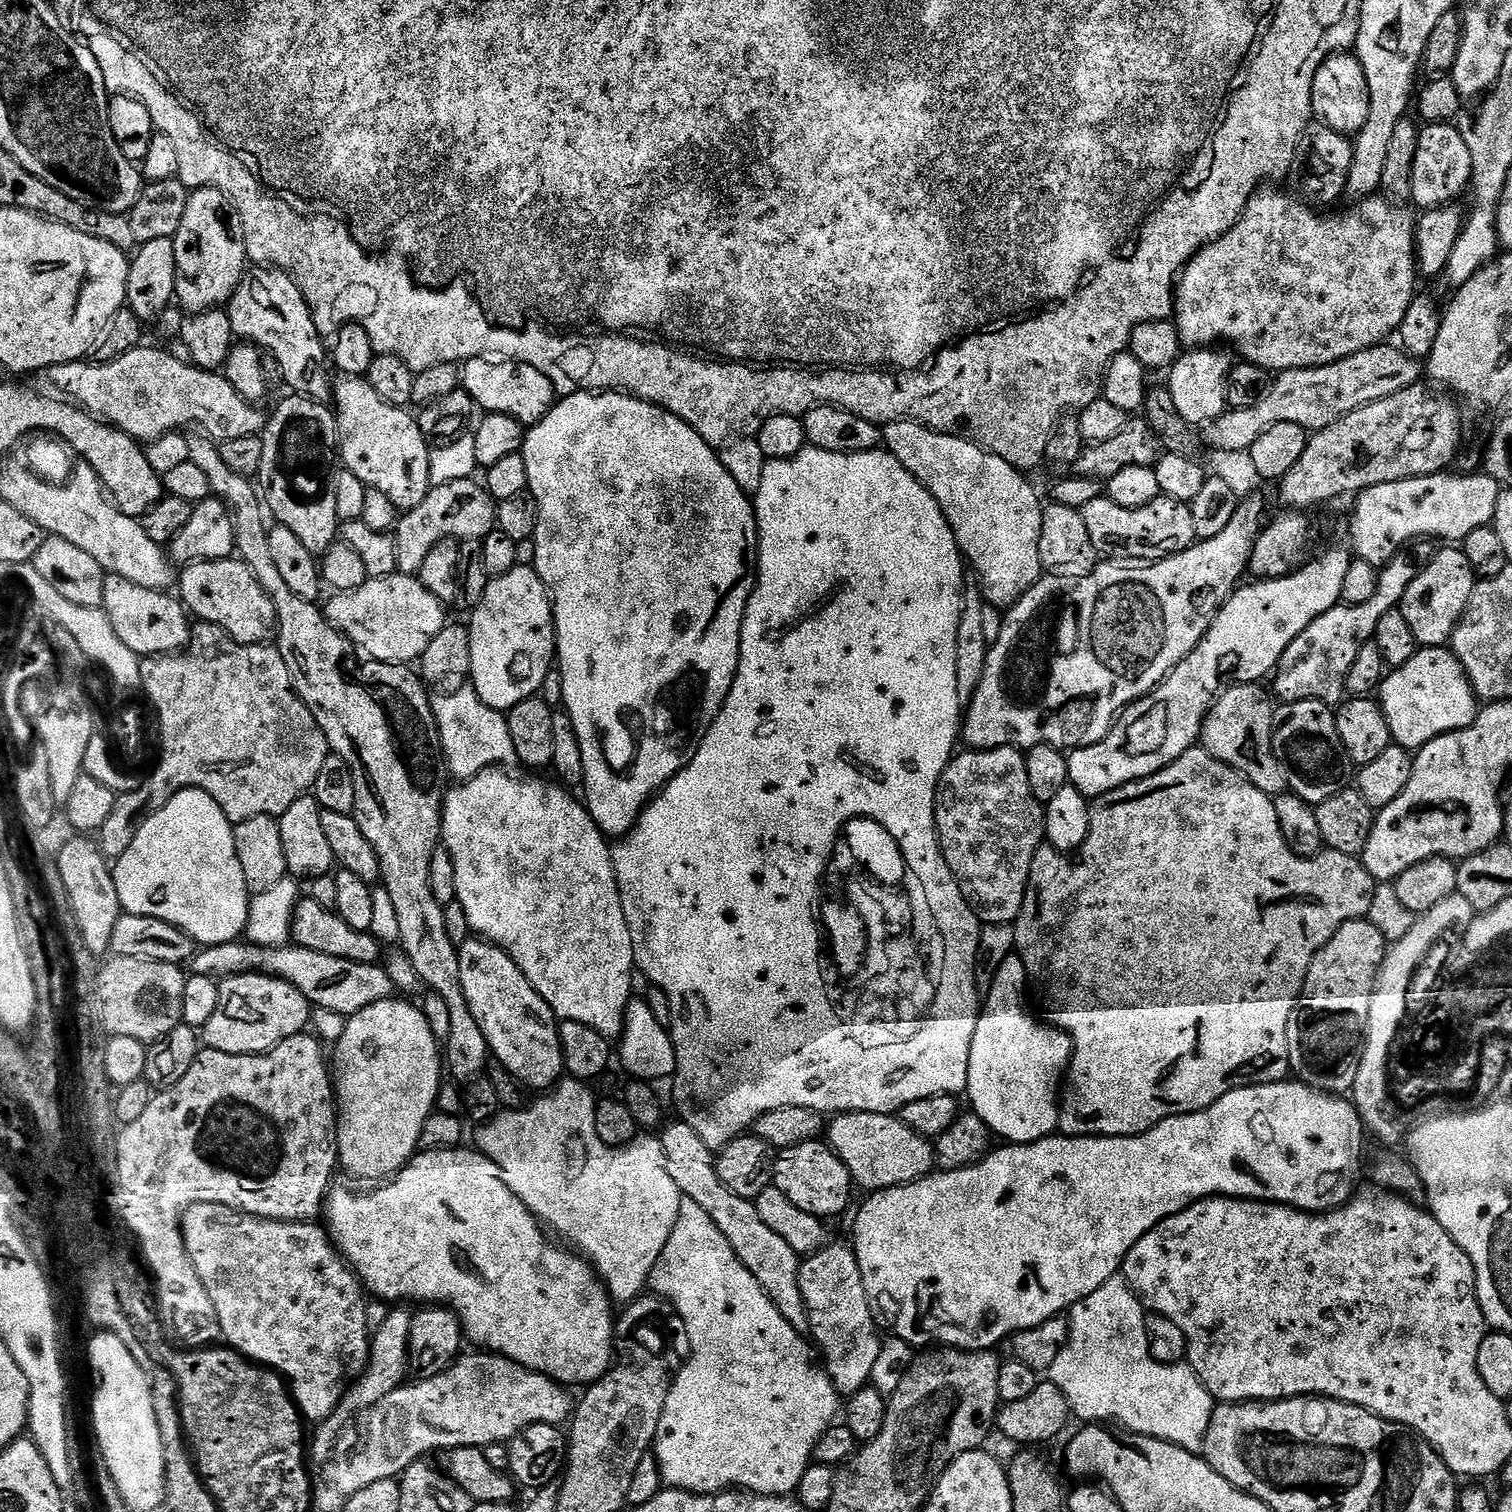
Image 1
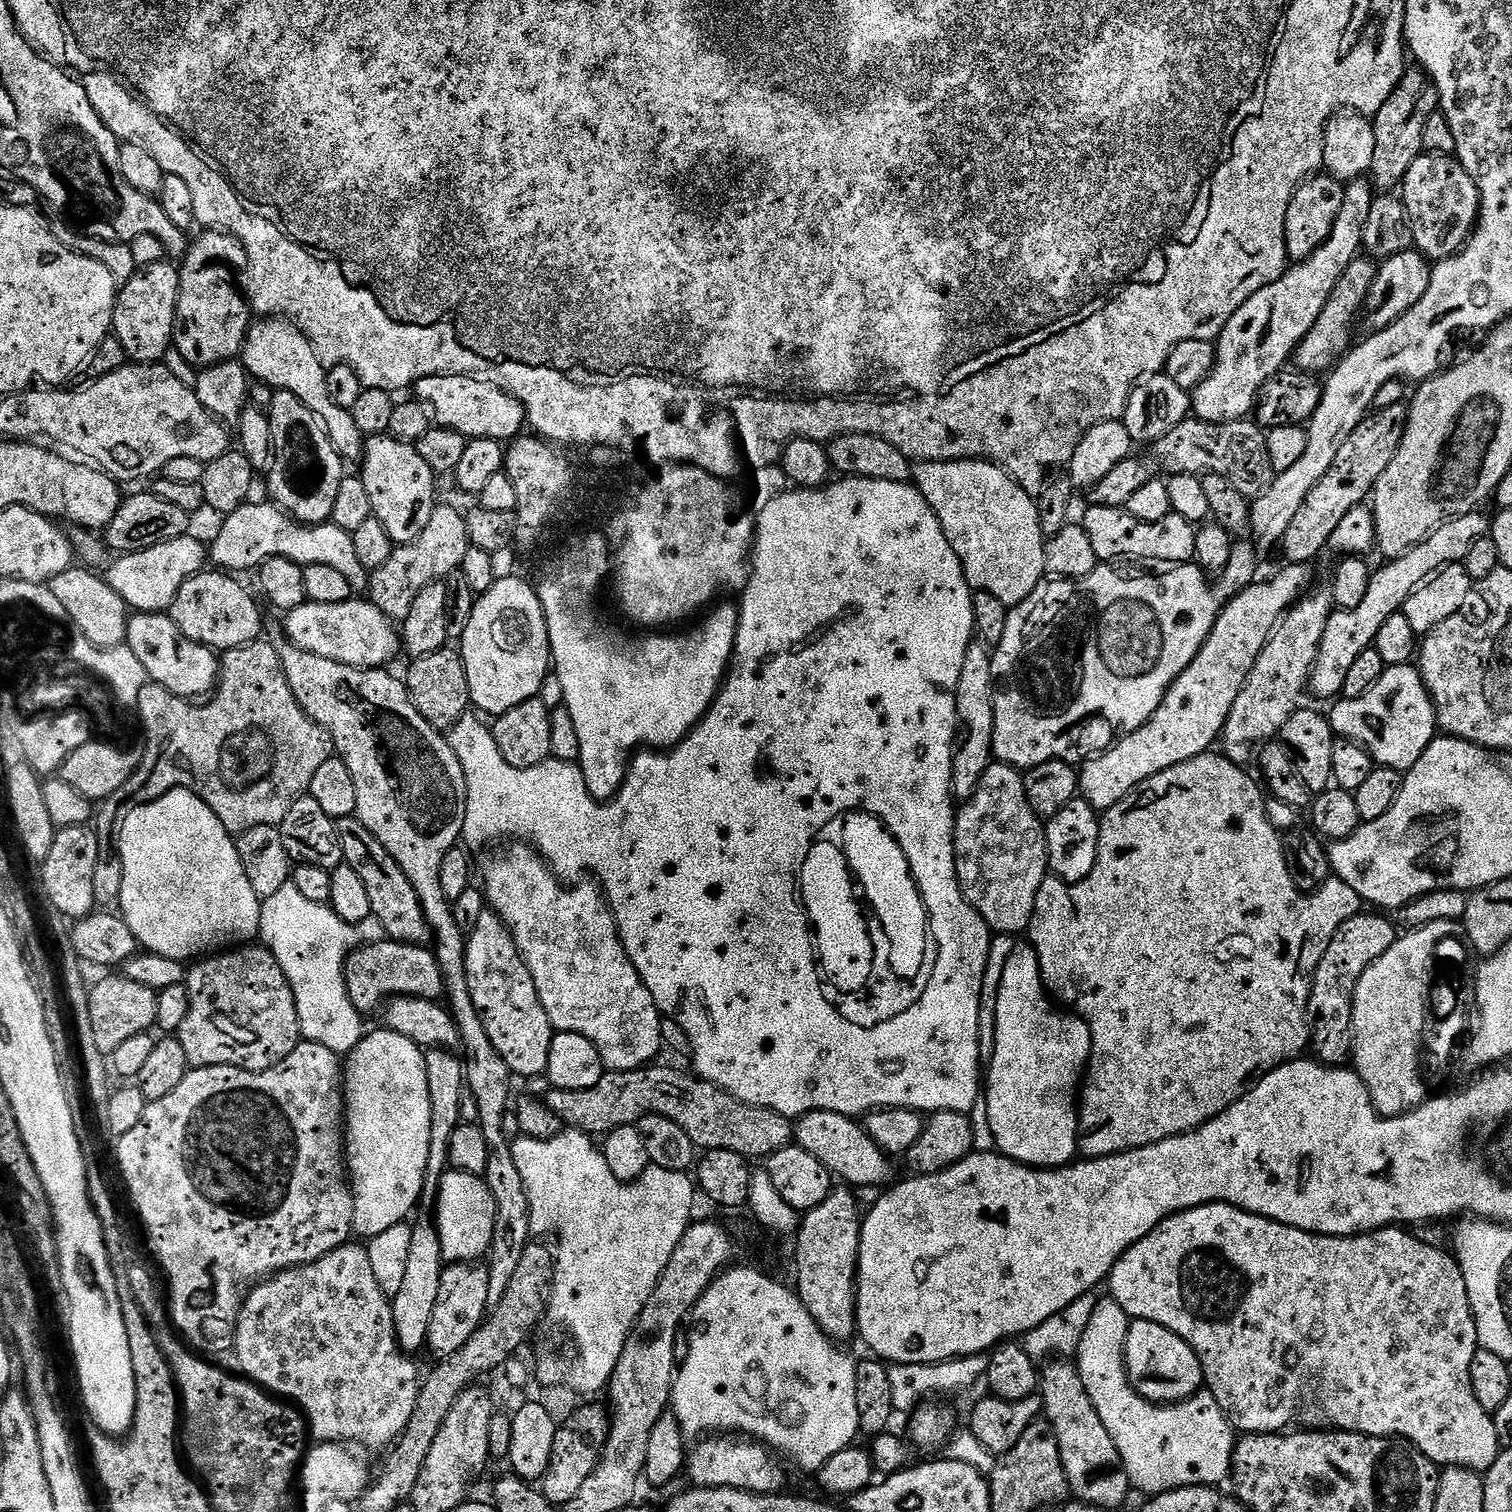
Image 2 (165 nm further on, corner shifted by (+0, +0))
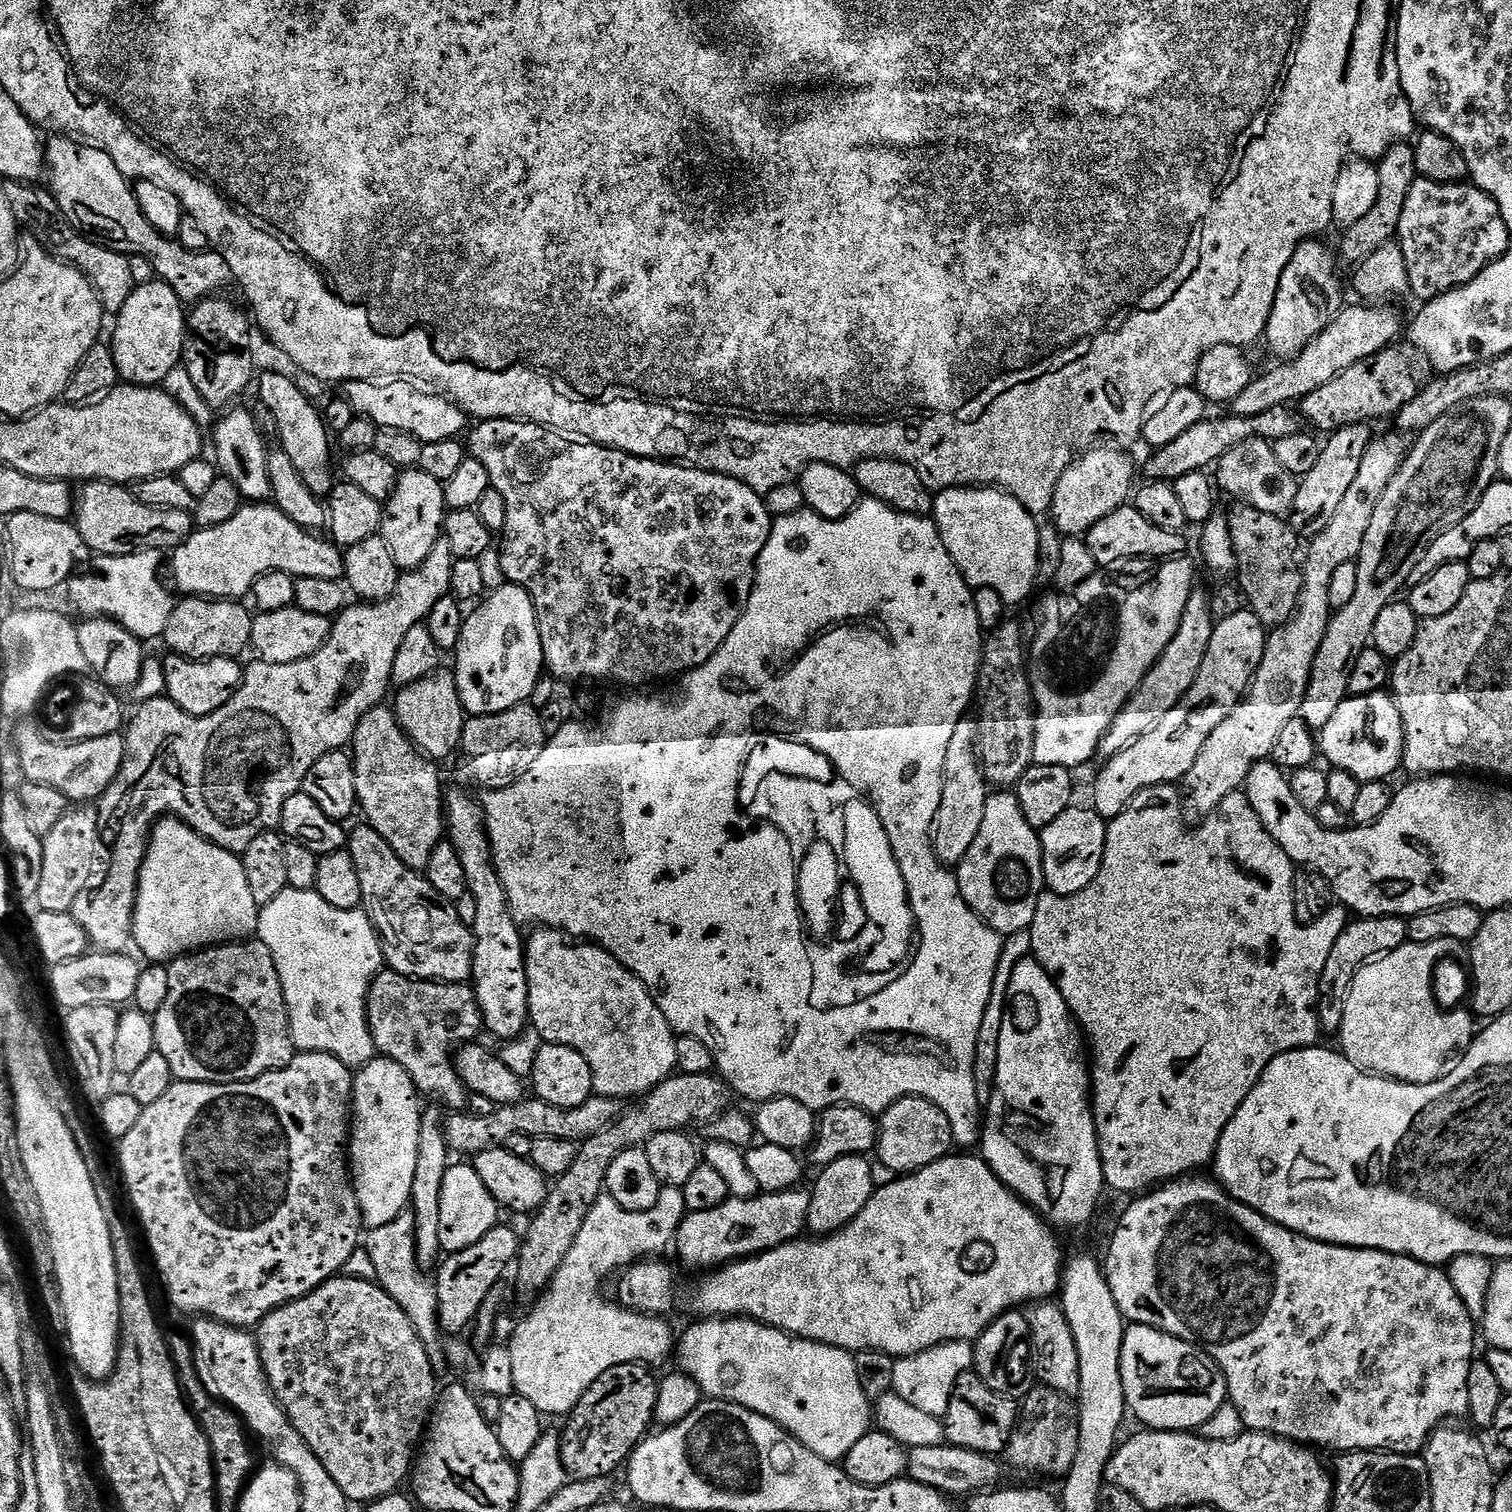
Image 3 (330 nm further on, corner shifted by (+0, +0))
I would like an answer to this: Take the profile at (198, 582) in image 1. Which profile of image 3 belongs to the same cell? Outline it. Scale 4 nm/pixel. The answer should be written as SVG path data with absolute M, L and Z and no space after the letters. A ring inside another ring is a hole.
M184 598L181 601L173 607L162 637L169 653L186 660L213 660L219 656L236 658L244 647L247 649L251 645L254 616L240 605L243 603L215 598Z

